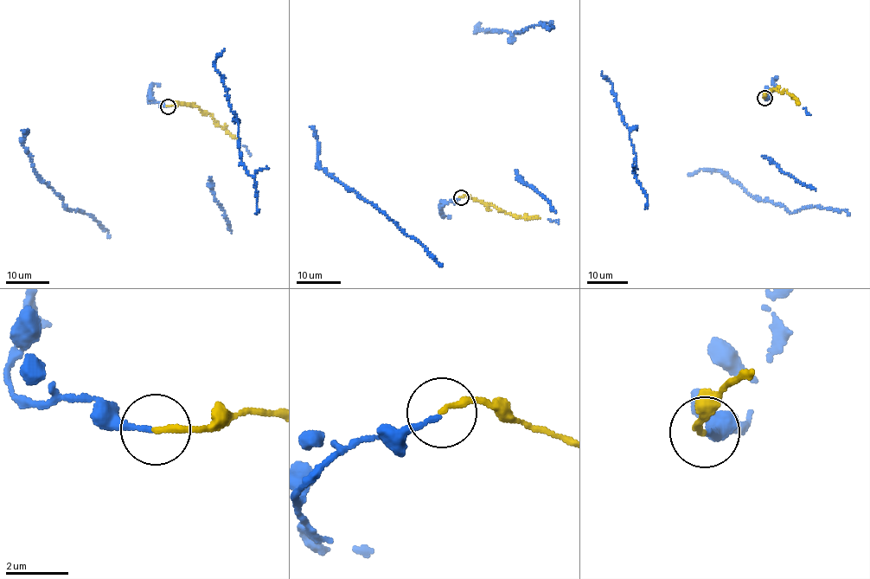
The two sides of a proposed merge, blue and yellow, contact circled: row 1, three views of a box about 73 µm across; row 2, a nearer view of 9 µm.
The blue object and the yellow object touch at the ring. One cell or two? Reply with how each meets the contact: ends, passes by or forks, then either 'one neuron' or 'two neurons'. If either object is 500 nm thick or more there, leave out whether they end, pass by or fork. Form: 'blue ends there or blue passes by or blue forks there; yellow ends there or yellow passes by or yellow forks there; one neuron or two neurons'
blue ends there; yellow ends there; one neuron

